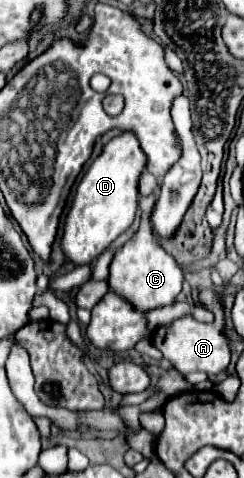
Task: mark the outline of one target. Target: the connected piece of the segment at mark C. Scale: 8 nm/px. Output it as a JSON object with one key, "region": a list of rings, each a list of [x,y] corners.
{"region":[[[154,191],[152,195],[148,197],[142,197],[140,199],[140,207],[142,207],[142,223],[140,223],[140,229],[136,231],[136,234],[130,241],[126,241],[120,251],[114,255],[112,259],[112,265],[110,265],[110,277],[108,277],[108,285],[110,289],[116,293],[116,295],[122,295],[136,311],[142,311],[142,313],[148,313],[152,309],[158,309],[158,307],[164,307],[164,305],[170,305],[174,303],[176,295],[180,293],[182,289],[182,281],[184,281],[184,275],[182,275],[182,269],[176,265],[176,261],[158,245],[158,241],[154,239],[152,235],[152,229],[150,229],[150,211],[152,211],[152,205],[156,201],[156,195],[158,191]]]}

